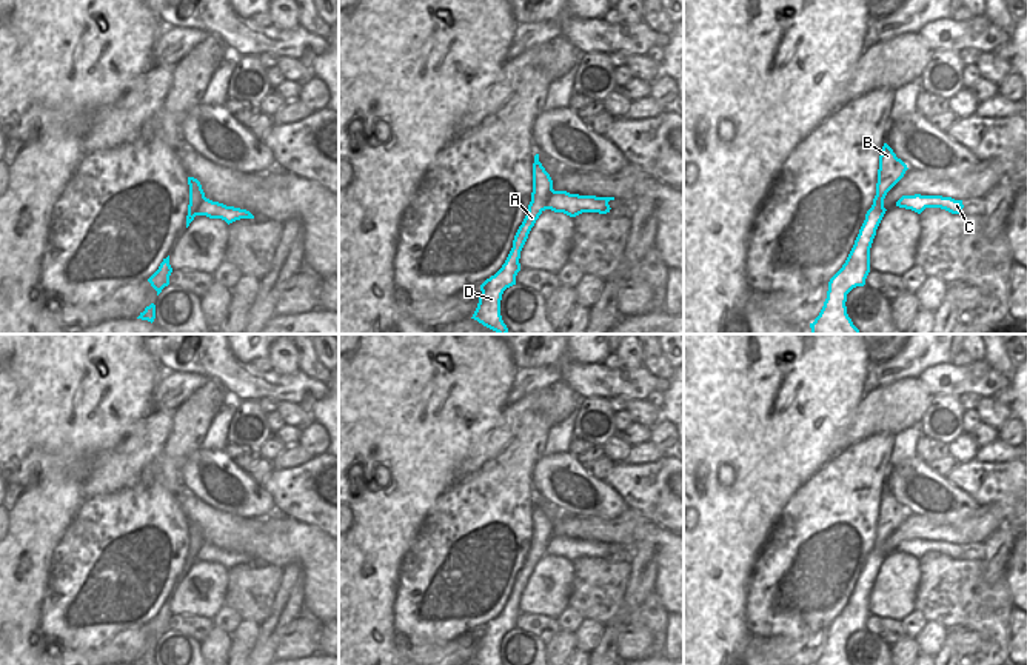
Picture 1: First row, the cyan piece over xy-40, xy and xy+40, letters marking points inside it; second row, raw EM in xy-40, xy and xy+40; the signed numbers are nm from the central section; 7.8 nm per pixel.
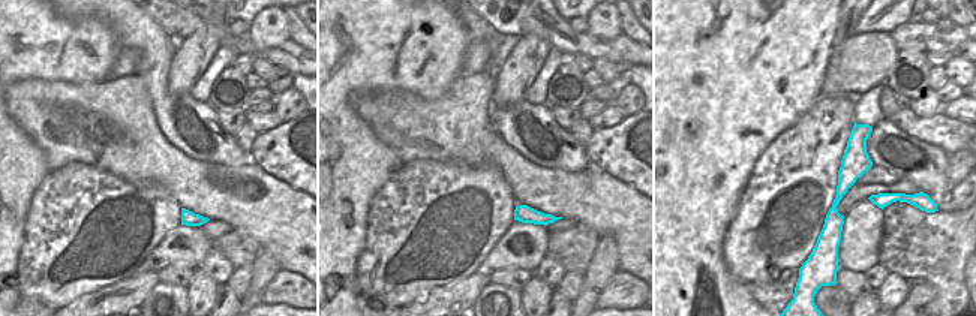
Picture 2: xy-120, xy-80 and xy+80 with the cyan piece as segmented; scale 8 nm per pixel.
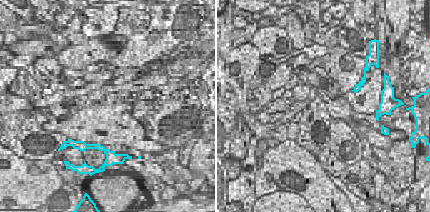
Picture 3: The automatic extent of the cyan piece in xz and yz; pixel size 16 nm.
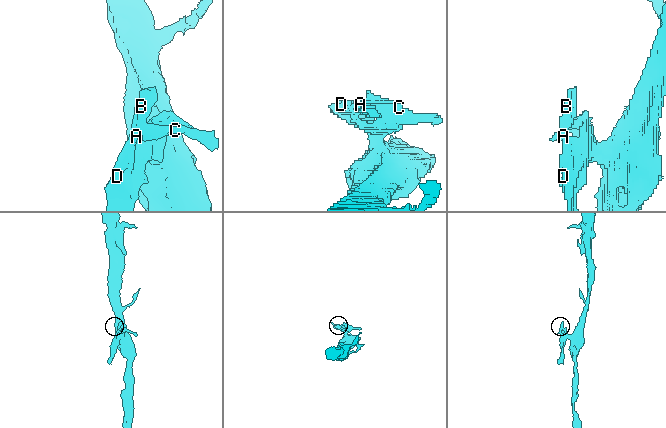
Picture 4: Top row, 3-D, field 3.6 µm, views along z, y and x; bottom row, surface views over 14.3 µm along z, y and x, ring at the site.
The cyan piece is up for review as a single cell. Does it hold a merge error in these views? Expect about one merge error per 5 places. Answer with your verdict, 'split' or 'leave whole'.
leave whole

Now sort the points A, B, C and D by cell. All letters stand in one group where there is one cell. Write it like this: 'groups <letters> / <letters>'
groups A B C D

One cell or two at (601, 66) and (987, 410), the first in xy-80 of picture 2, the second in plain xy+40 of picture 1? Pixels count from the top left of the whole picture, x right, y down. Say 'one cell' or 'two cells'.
one cell

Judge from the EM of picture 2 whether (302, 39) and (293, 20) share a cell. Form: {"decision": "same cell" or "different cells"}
{"decision": "same cell"}

